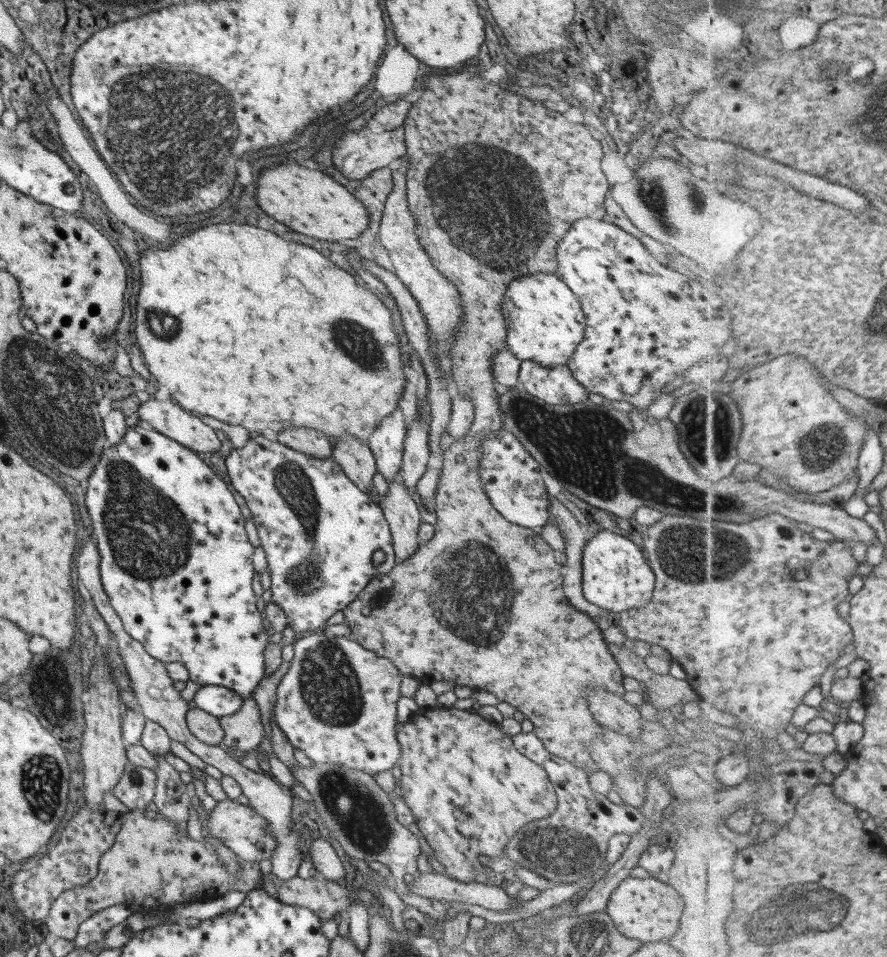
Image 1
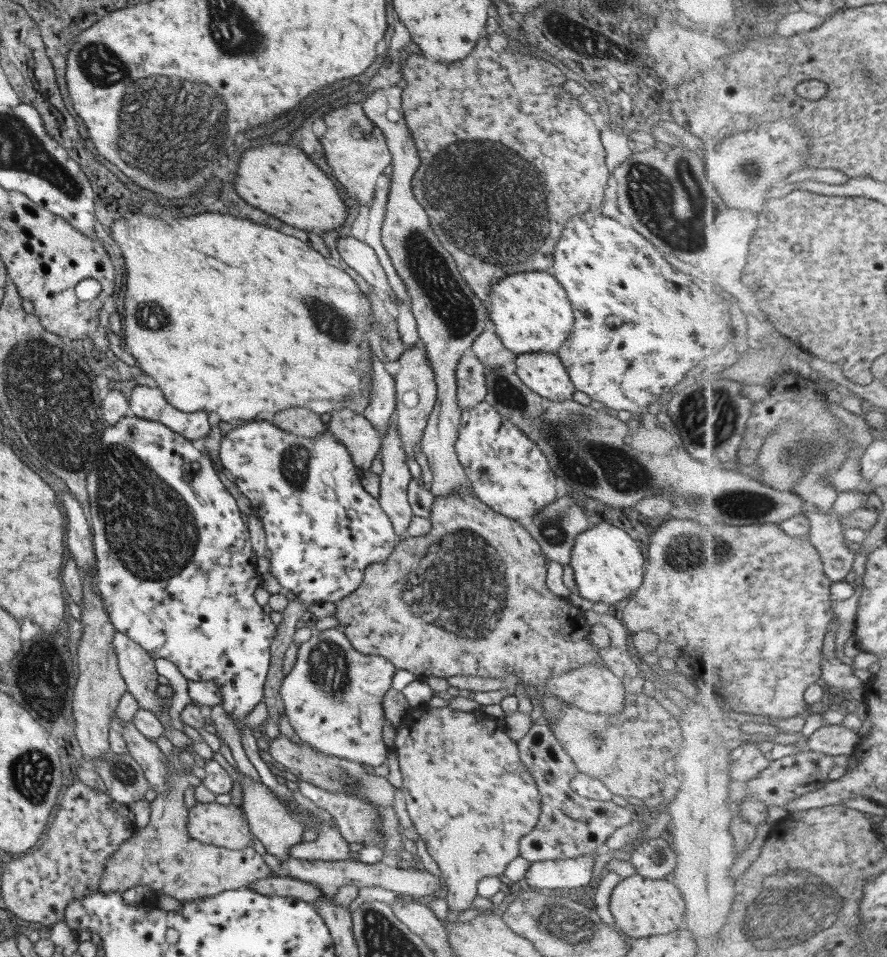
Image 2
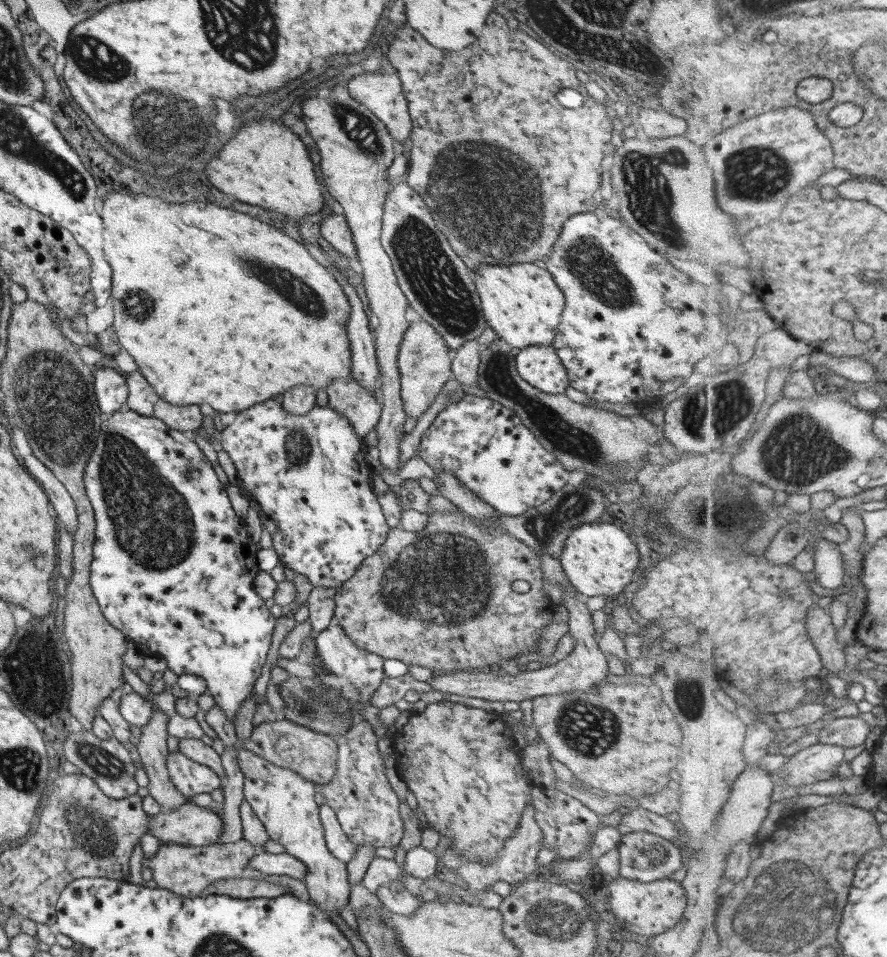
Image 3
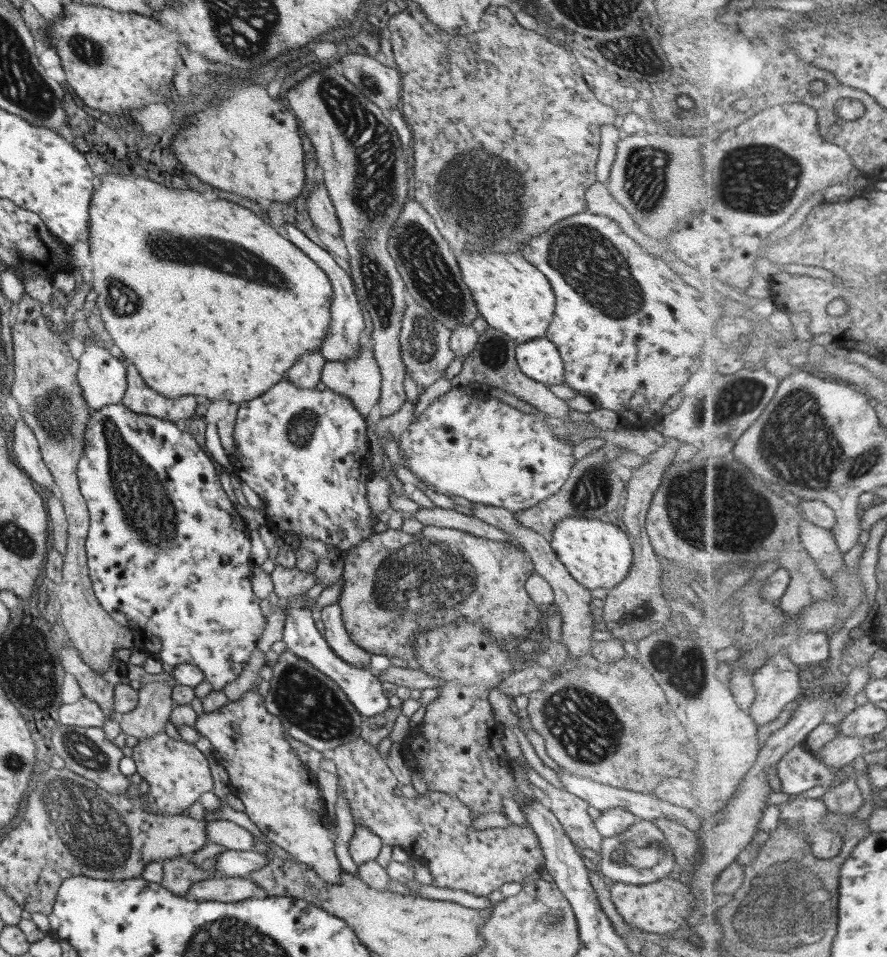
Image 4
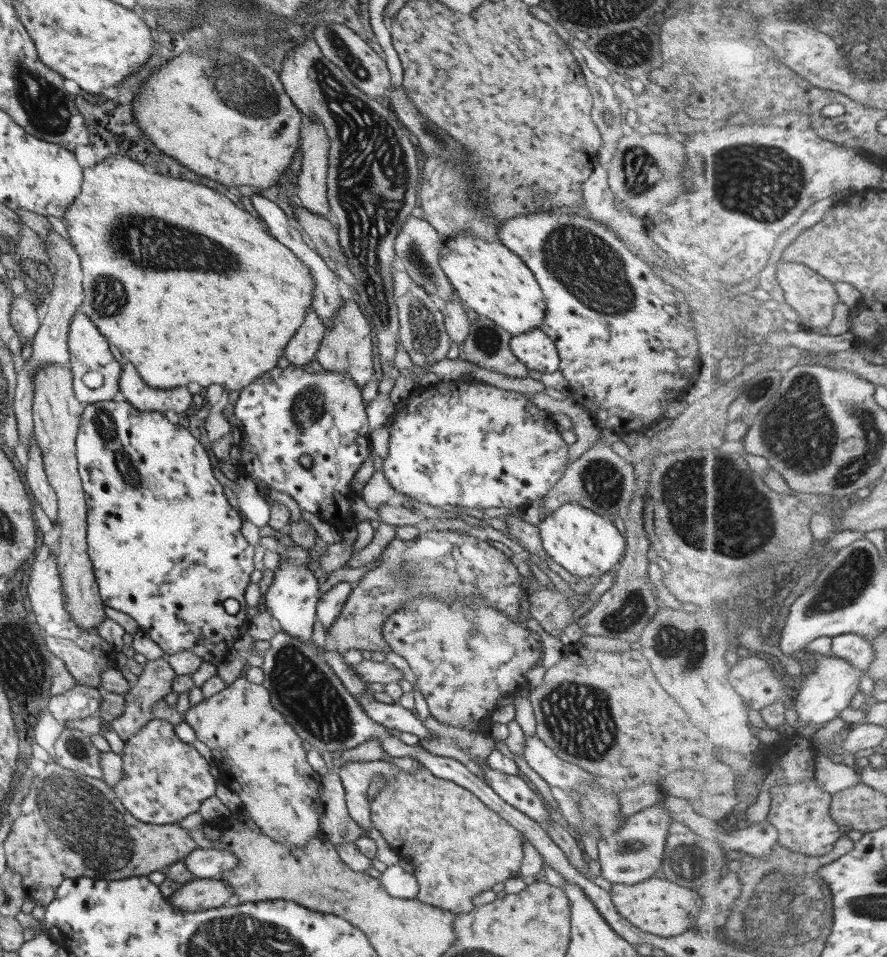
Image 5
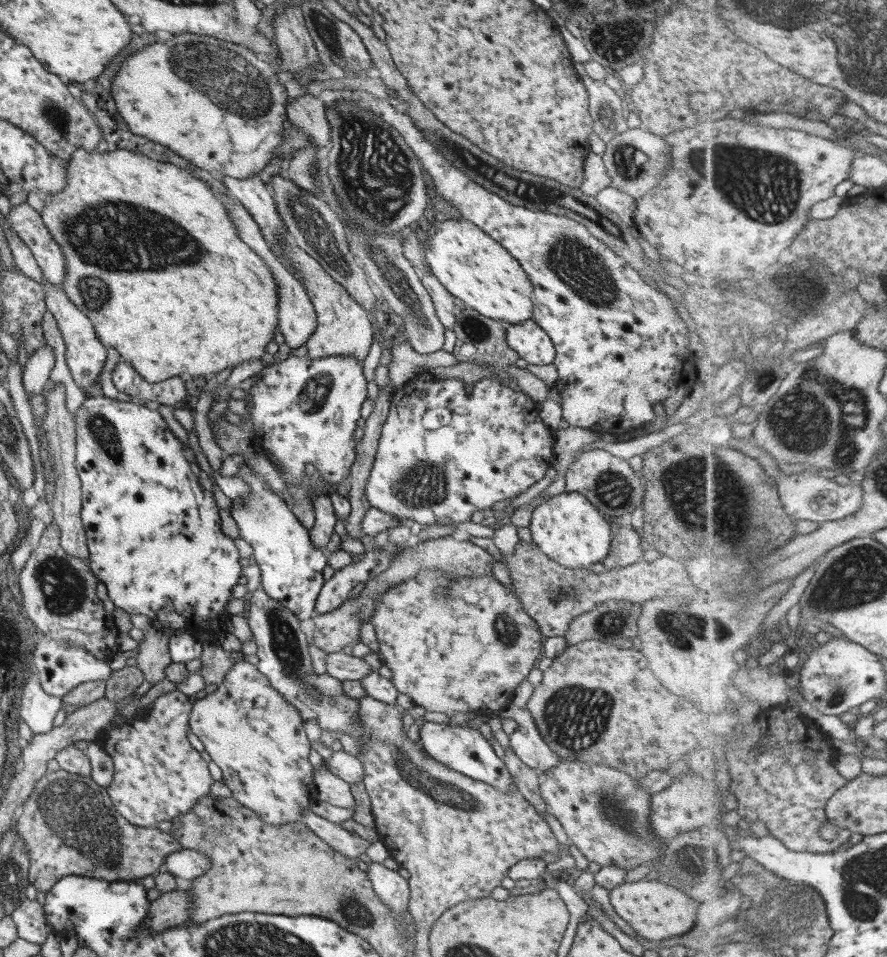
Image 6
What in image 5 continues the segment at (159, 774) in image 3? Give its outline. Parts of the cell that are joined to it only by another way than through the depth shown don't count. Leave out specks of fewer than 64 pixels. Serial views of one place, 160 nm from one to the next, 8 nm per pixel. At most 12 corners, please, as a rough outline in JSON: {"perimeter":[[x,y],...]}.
{"perimeter":[[163,654],[146,660],[109,722],[122,741],[153,719],[175,674]]}

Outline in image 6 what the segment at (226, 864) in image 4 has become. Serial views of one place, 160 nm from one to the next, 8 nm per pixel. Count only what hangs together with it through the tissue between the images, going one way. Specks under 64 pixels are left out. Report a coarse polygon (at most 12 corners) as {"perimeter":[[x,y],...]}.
{"perimeter":[[181,849],[164,858],[161,870],[183,880],[201,876],[210,858]]}

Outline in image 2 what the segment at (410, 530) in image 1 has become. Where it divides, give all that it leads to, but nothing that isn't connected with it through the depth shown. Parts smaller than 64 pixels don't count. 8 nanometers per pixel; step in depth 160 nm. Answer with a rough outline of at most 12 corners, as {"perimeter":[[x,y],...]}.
{"perimeter":[[393,421],[379,444],[381,510],[399,539],[413,516],[412,479]]}

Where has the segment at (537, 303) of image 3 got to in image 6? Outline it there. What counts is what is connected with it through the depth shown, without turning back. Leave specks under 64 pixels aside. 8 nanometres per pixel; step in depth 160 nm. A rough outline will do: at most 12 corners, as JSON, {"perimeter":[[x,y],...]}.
{"perimeter":[[427,216],[431,274],[505,325],[530,318],[532,283],[477,226]]}

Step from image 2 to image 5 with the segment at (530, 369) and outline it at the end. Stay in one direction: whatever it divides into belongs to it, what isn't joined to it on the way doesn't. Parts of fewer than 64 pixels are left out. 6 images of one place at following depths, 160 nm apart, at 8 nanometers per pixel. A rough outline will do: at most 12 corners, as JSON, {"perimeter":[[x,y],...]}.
{"perimeter":[[538,328],[512,336],[511,354],[528,369],[558,370],[555,345]]}

